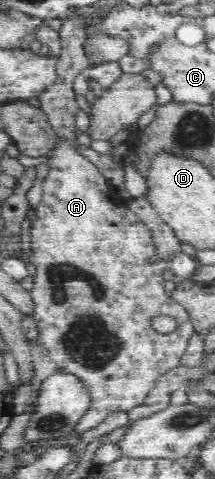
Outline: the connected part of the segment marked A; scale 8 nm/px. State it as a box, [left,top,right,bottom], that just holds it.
[24,19,195,439]

